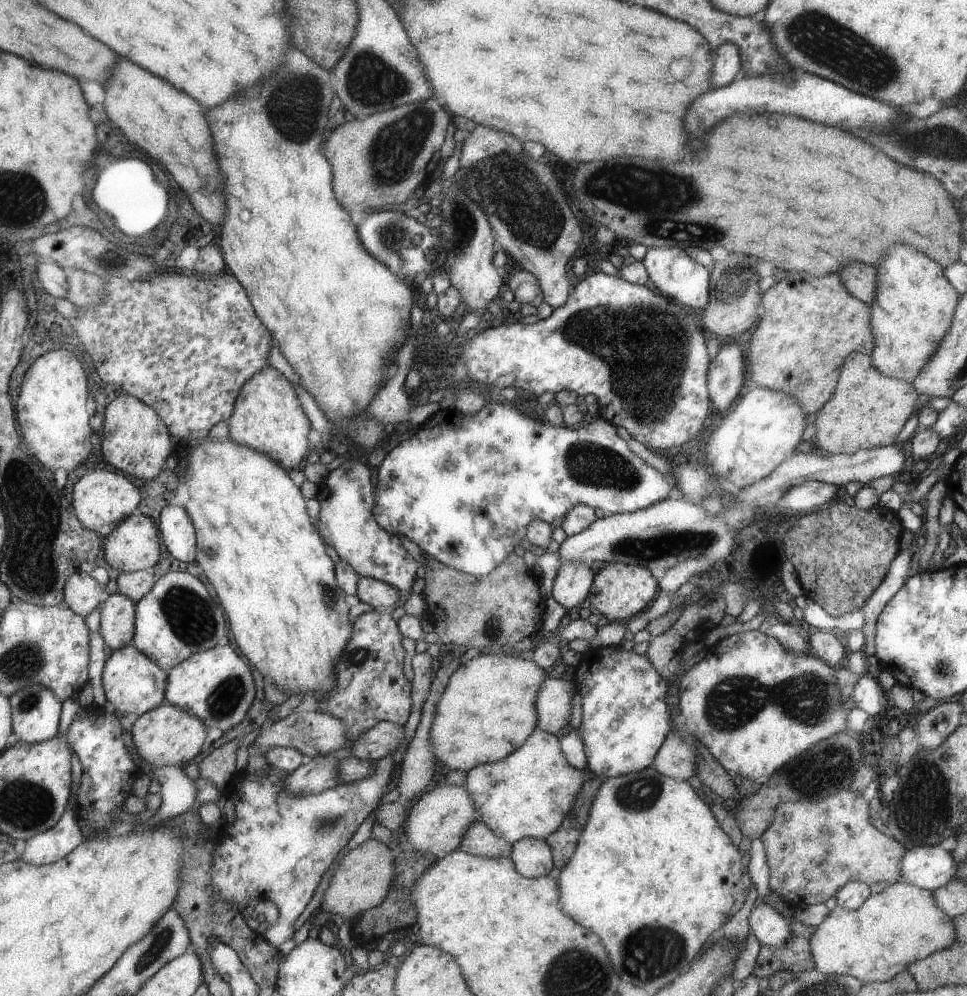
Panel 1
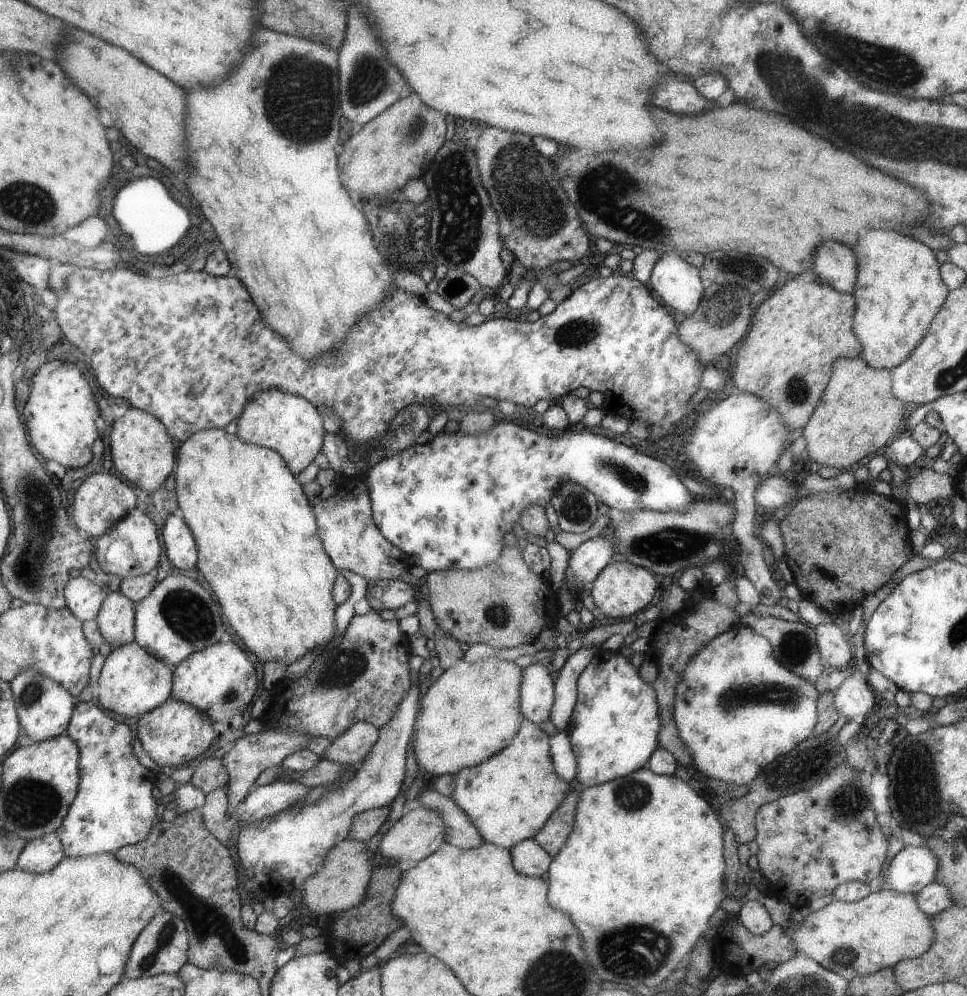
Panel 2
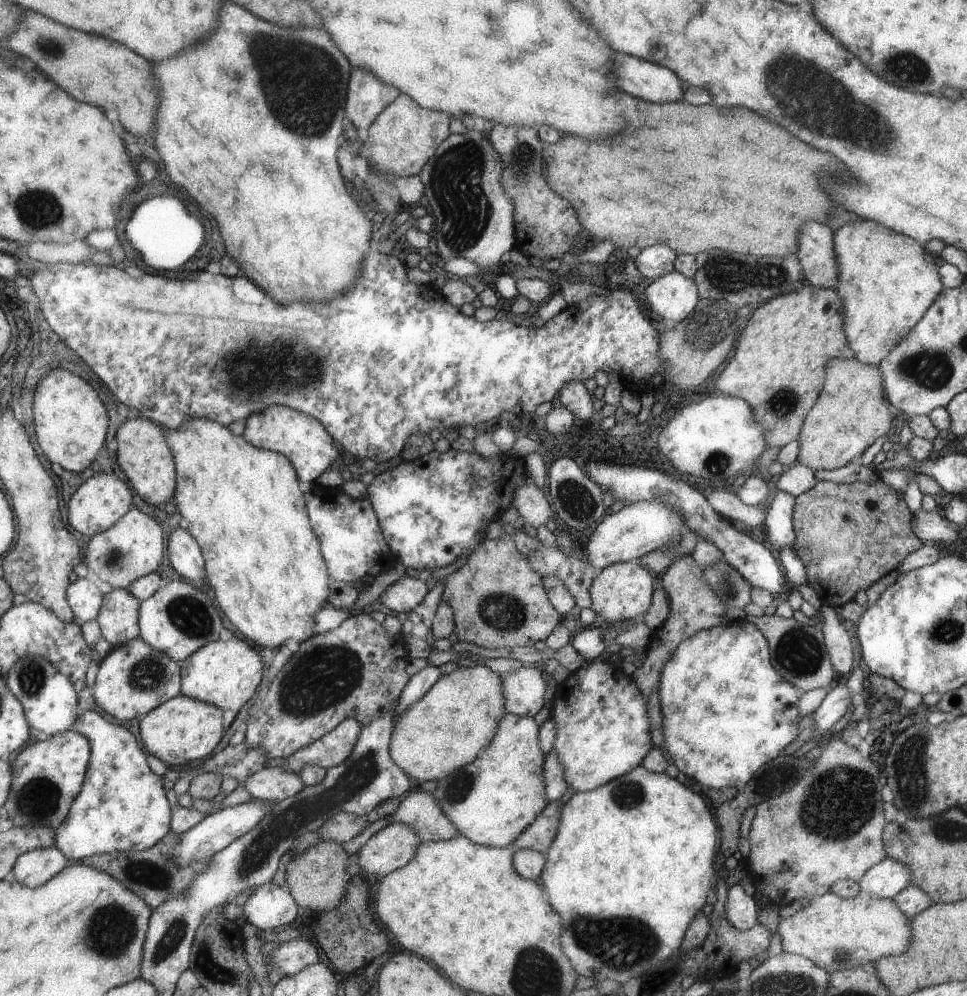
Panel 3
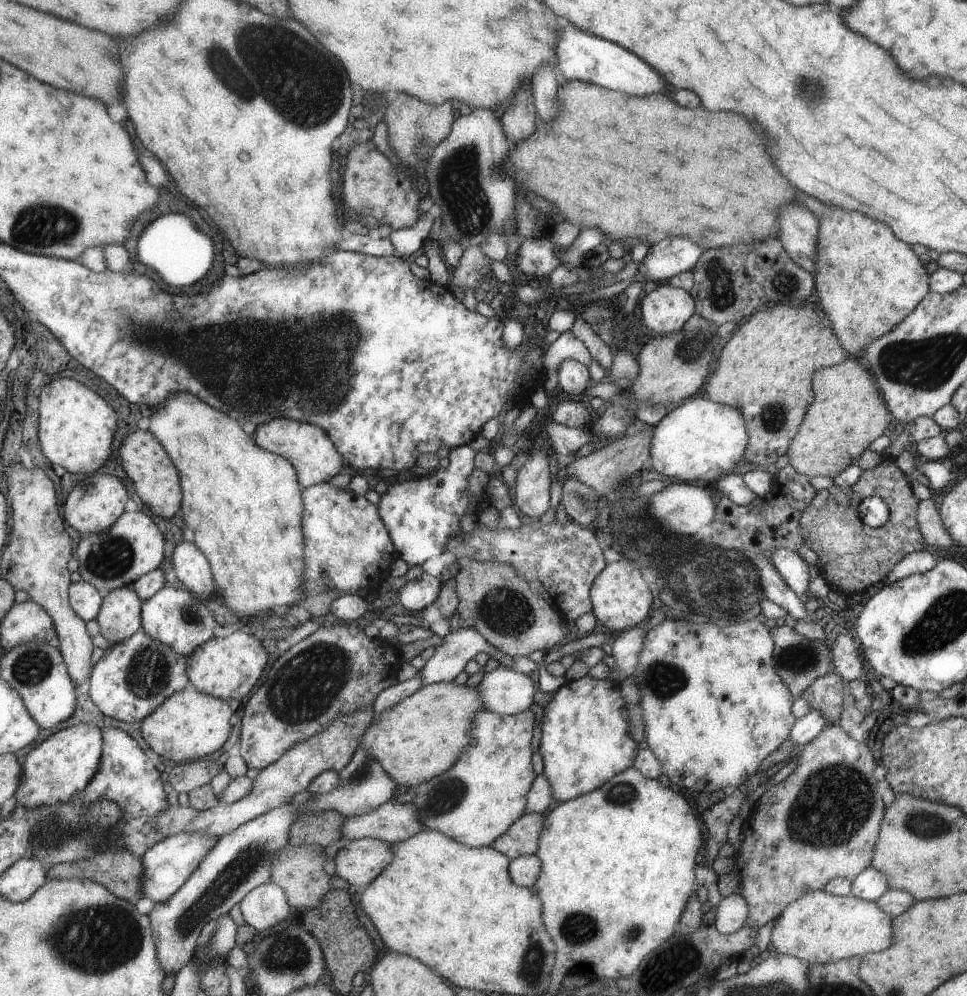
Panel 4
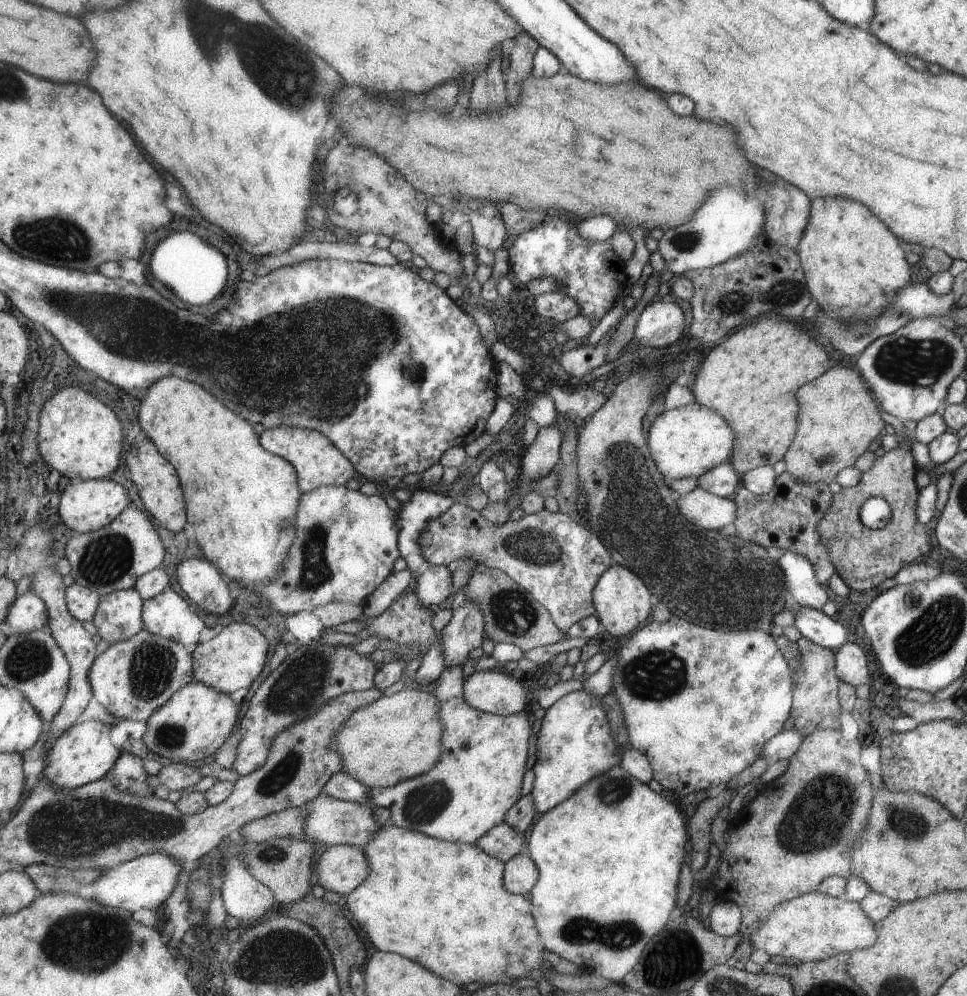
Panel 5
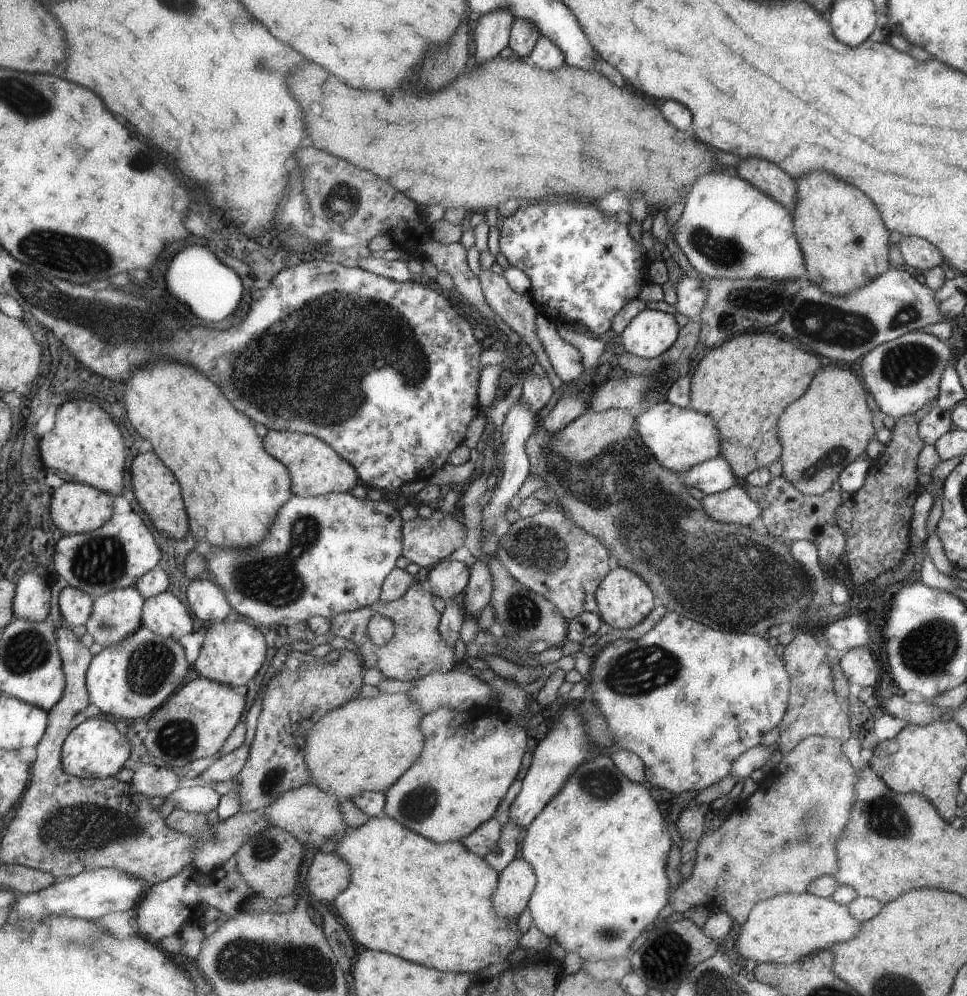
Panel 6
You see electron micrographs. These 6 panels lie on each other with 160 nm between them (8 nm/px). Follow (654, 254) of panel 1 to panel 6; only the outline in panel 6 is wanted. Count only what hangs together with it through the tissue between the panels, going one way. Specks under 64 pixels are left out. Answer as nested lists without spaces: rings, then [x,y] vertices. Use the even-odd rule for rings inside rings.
[[[645,308],[621,332],[619,348],[643,360],[656,358],[675,342],[680,324],[678,316]]]

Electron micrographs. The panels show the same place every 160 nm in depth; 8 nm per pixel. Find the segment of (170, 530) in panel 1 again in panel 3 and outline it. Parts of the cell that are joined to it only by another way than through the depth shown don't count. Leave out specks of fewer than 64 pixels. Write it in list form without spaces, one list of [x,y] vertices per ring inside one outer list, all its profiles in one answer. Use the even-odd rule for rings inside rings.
[[[185,524],[175,529],[169,542],[171,565],[176,572],[190,581],[206,582],[206,560],[201,545]]]

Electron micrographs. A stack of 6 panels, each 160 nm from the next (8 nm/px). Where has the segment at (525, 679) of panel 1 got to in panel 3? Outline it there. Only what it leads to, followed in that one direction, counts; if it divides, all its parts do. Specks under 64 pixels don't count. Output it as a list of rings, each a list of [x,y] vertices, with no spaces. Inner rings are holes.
[[[485,665],[457,667],[447,675],[440,676],[413,706],[406,709],[405,714],[393,725],[388,751],[407,776],[415,778],[418,783],[433,782],[472,763],[488,747],[505,713],[503,682],[496,672]]]

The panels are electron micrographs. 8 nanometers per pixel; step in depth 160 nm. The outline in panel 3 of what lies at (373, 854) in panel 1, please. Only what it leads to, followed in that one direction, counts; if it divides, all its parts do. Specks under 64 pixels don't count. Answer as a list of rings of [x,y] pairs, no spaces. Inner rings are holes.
[[[319,841],[295,856],[289,862],[285,875],[288,893],[295,904],[319,913],[334,909],[347,894],[348,880],[351,878],[345,872],[345,858],[347,854],[343,852],[341,843],[333,841]]]

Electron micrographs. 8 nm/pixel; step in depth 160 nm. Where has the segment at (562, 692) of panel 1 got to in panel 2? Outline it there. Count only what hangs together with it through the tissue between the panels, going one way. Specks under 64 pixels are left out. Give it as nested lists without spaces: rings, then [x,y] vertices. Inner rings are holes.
[[[539,661],[521,671],[520,711],[533,724],[549,718],[553,704],[553,678]]]

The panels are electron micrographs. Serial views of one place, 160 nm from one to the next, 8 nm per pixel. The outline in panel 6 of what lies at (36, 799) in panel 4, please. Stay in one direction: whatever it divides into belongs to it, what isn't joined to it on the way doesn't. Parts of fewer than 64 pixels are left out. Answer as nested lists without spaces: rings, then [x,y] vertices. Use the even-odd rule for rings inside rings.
[[[105,718],[88,719],[81,726],[77,726],[65,740],[65,772],[69,772],[71,776],[108,779],[125,766],[129,756],[131,756],[131,744],[122,724],[115,724]]]

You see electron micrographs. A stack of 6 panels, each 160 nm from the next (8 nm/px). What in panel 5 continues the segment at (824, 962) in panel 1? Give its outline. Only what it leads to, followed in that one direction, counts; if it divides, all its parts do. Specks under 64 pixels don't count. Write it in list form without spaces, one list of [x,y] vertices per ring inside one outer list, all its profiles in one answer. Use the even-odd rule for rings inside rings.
[[[819,891],[808,892],[772,908],[760,927],[749,936],[753,950],[795,958],[799,963],[864,949],[876,942],[875,924],[855,901],[833,898]]]

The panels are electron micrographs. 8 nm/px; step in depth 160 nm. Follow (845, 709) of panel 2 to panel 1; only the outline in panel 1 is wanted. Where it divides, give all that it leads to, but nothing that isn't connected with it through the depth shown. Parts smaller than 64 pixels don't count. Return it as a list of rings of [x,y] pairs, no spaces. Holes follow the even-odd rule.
[[[862,674],[855,686],[851,686],[848,698],[853,708],[865,712],[869,718],[882,713],[887,704],[886,694],[879,687],[873,674]]]

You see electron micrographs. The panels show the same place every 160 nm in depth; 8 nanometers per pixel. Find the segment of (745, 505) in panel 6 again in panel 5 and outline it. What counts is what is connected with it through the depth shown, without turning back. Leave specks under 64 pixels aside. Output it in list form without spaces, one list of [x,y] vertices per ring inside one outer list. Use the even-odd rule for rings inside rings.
[[[699,487],[677,496],[677,504],[685,518],[699,528],[719,530],[736,515],[735,503],[731,498],[718,497]]]

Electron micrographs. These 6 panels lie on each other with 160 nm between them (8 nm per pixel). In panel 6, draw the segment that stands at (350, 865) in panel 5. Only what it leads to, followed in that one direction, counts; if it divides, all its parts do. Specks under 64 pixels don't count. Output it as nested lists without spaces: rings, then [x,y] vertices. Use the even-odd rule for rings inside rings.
[[[318,850],[307,870],[306,891],[314,900],[325,905],[331,904],[345,888],[348,888],[350,879],[348,865],[337,857],[337,854],[326,854]]]

